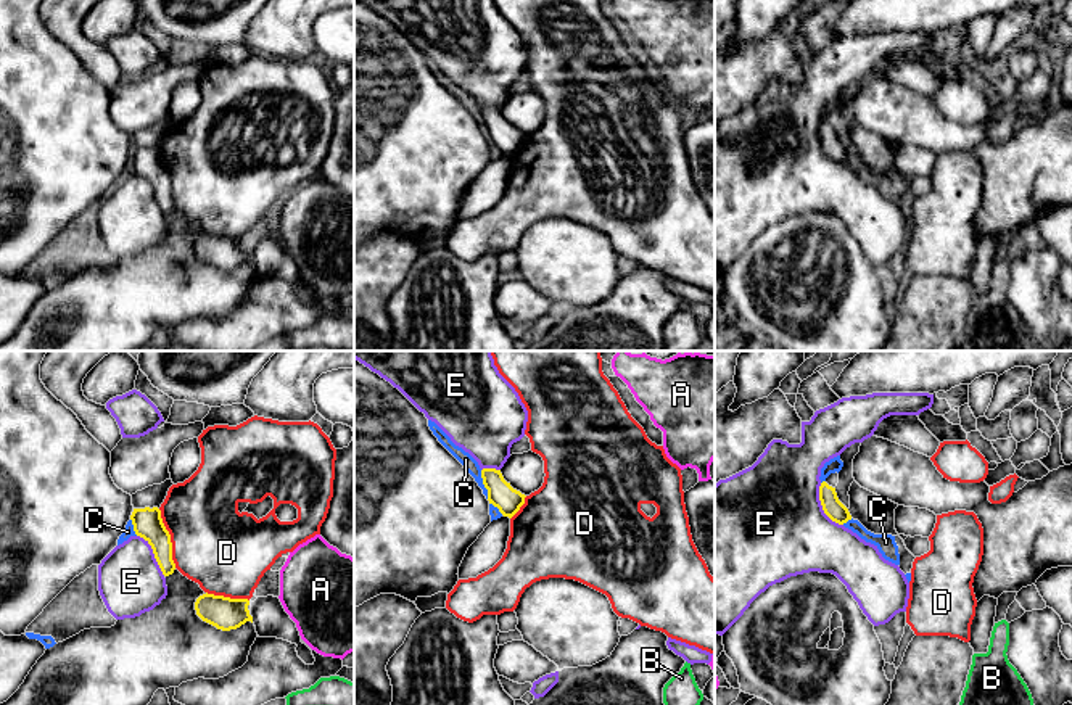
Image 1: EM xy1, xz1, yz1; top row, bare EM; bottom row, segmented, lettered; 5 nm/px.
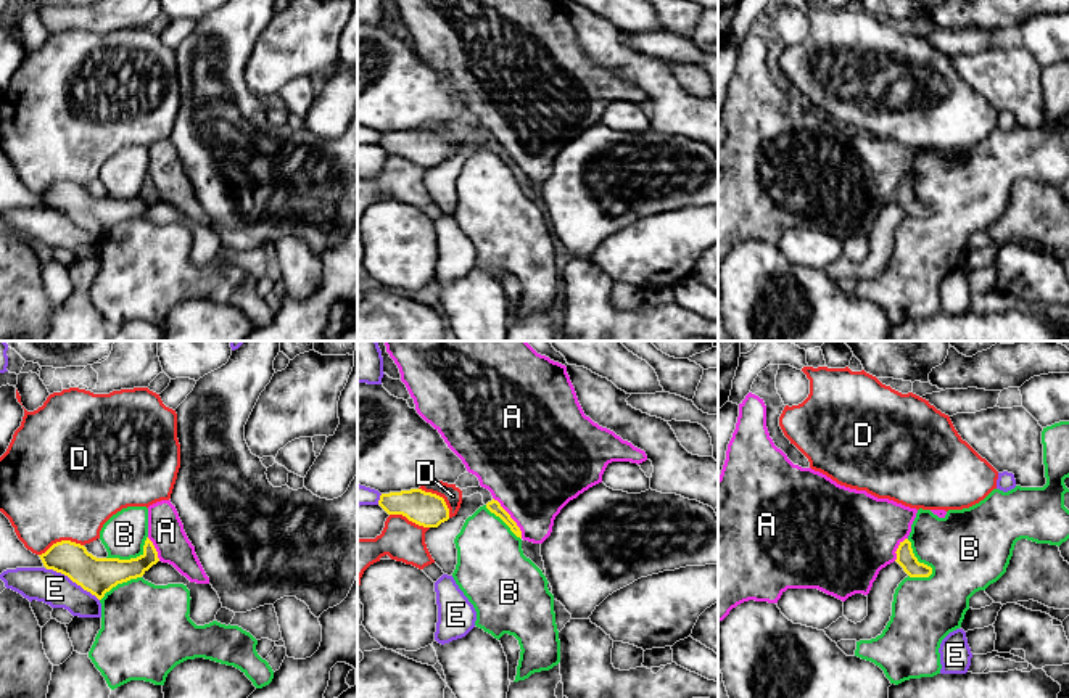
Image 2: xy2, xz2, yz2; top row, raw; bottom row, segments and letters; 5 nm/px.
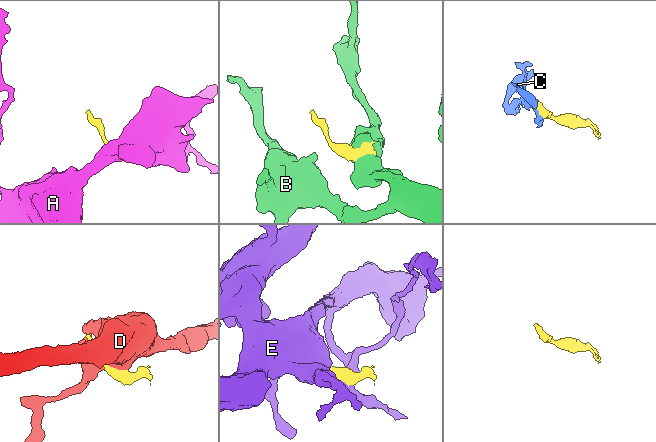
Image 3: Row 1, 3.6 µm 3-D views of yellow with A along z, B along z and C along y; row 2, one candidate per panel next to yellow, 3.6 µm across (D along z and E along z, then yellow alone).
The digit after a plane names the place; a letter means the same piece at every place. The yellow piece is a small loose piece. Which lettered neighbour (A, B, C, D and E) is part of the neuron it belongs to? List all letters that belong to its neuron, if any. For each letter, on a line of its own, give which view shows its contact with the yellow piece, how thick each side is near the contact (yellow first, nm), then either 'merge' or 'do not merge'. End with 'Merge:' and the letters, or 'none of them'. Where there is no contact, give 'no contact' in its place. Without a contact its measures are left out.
A: contact in xz2; calibres 70 and 440 nm; do not merge
B: contact in yz2; calibres 90 and 400 nm; do not merge
C: contact in xz1; calibres 140 and 70 nm; merge
D: contact in xy1; calibres 150 and 420 nm; do not merge
E: contact in xy2; calibres 180 and 170 nm; do not merge
Merge: C

